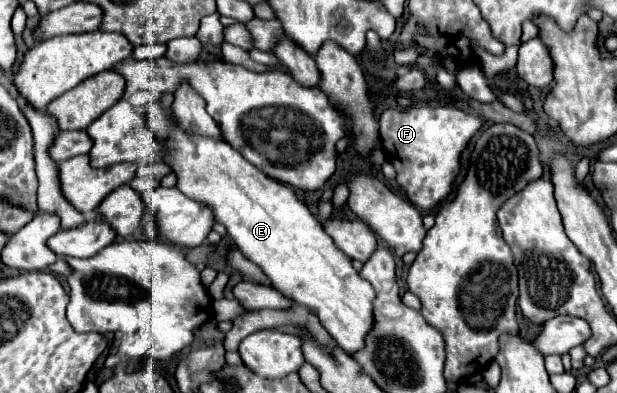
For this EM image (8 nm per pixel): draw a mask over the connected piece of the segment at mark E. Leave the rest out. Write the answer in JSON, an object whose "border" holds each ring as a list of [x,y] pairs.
{"border":[[[158,102],[148,104],[148,126],[156,134],[156,138],[162,140],[166,146],[166,154],[162,160],[176,172],[178,176],[176,188],[190,200],[198,200],[198,204],[212,208],[216,220],[226,226],[228,236],[238,244],[242,254],[248,260],[252,260],[254,264],[258,264],[264,270],[264,274],[272,280],[274,288],[280,288],[284,296],[292,296],[296,304],[310,308],[318,316],[326,332],[336,340],[336,344],[346,354],[352,356],[360,348],[364,348],[364,340],[374,324],[372,302],[376,298],[376,292],[368,284],[368,280],[364,280],[354,270],[352,260],[334,244],[334,240],[324,232],[322,224],[296,198],[294,190],[288,184],[282,184],[262,174],[240,152],[236,152],[228,142],[186,134],[172,120],[174,118],[166,114]]]}

